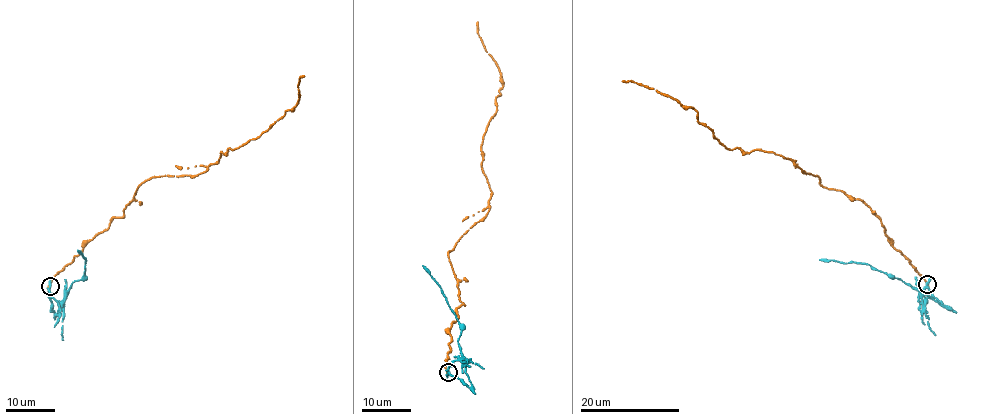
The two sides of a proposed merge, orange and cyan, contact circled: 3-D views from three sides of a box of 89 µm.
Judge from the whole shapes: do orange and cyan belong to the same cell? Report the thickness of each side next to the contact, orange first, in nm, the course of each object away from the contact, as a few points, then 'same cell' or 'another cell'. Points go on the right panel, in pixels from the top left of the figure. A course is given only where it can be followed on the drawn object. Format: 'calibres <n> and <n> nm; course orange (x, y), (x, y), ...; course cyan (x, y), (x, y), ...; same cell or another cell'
calibres 280 and 240 nm; course orange (926, 284), (864, 202), (821, 186), (818, 177), (770, 151), (728, 149), (699, 123), (691, 107), (622, 81); course cyan (926, 284), (931, 294), (948, 308), (866, 263), (819, 259); another cell

